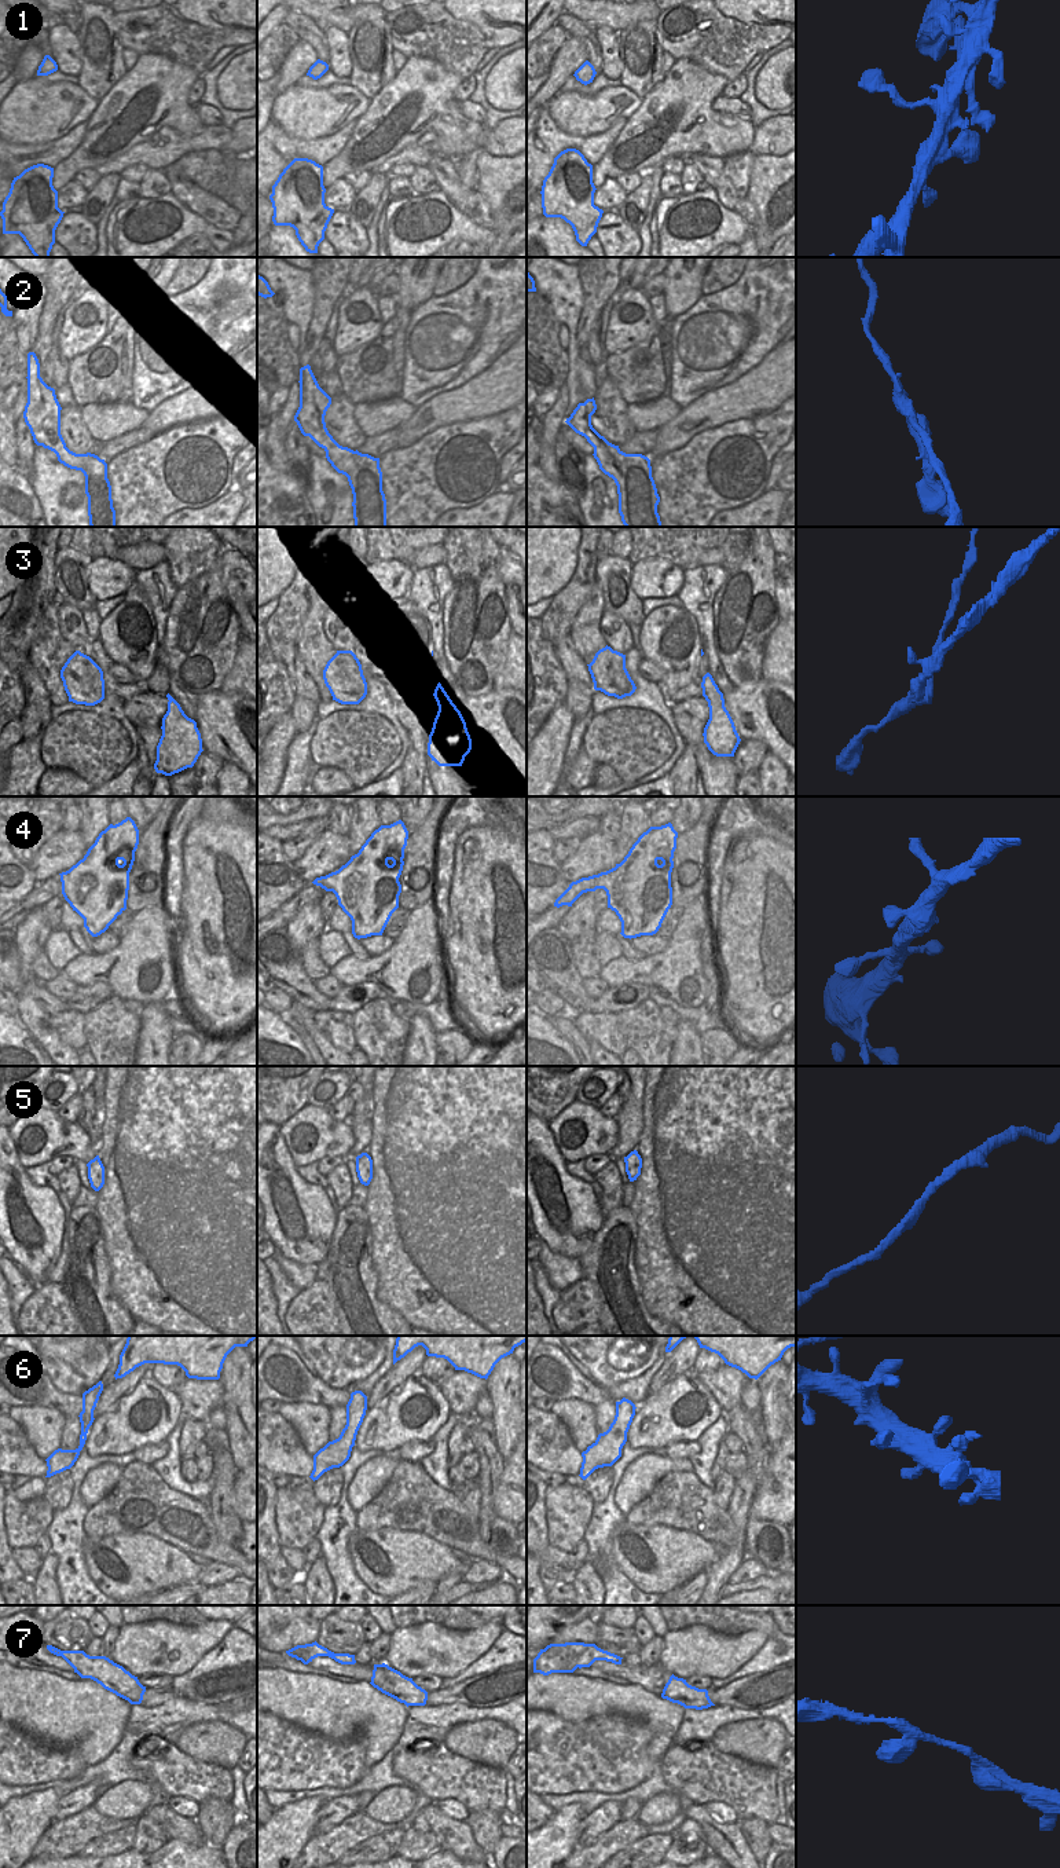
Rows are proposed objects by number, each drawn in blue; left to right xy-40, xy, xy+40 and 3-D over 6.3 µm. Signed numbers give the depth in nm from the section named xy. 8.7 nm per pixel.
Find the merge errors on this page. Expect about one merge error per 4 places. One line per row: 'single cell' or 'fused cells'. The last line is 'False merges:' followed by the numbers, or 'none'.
1: single cell
2: fused cells
3: fused cells
4: single cell
5: fused cells
6: single cell
7: single cell
False merges: 2, 3, 5

